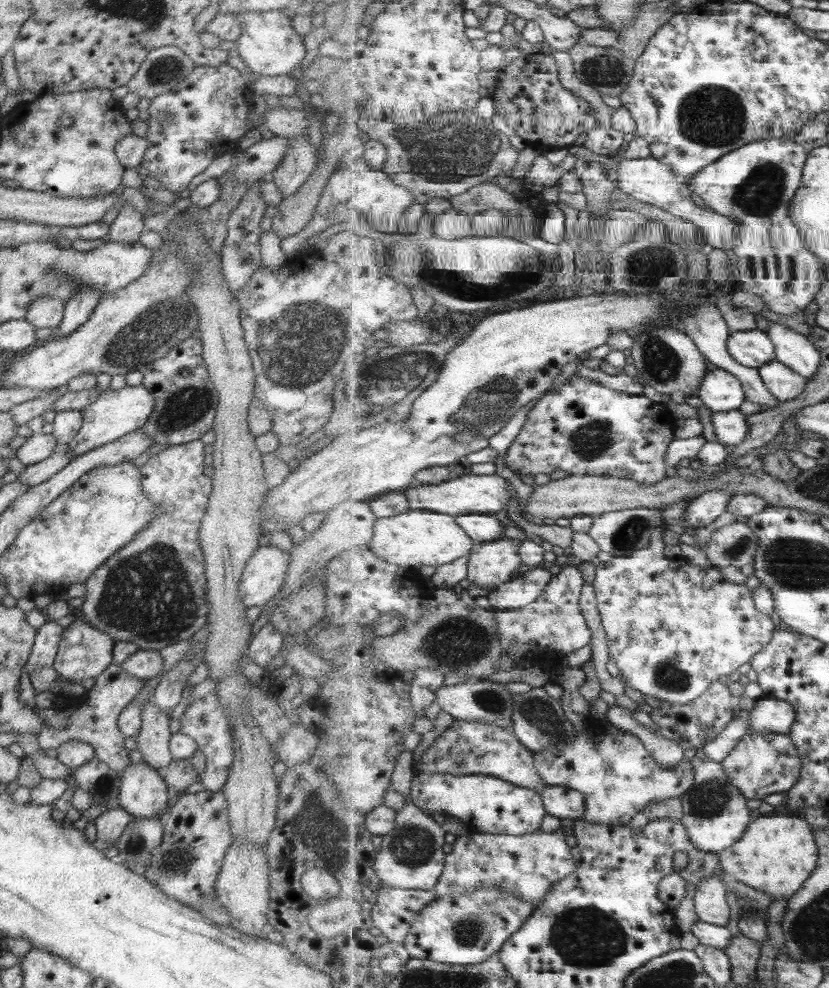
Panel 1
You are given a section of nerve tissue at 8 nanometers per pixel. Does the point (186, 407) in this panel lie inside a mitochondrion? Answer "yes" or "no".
yes

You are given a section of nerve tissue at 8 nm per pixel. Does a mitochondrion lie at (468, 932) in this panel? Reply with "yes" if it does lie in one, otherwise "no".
yes

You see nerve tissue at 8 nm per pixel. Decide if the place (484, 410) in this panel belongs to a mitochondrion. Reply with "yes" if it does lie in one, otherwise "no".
yes

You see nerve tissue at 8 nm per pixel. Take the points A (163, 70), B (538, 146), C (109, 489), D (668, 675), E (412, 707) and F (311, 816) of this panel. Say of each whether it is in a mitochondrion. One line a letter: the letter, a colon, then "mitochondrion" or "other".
A: mitochondrion
B: other
C: mitochondrion
D: mitochondrion
E: other
F: mitochondrion

